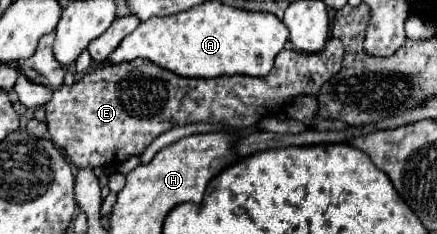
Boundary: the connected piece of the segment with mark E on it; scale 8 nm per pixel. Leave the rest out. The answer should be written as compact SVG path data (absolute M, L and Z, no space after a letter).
M330 37L322 51L302 53L292 49L282 49L276 57L272 71L266 77L250 75L222 75L214 79L190 79L174 75L154 63L130 61L120 65L102 65L82 75L74 85L62 85L54 91L52 99L46 103L46 121L52 141L66 151L68 159L74 165L92 165L104 167L110 163L124 163L128 157L140 155L158 135L170 131L174 125L188 123L210 123L210 125L228 125L234 129L252 127L264 119L270 111L282 109L296 95L316 95L318 89L328 81L328 77L338 73L342 67L342 41Z

